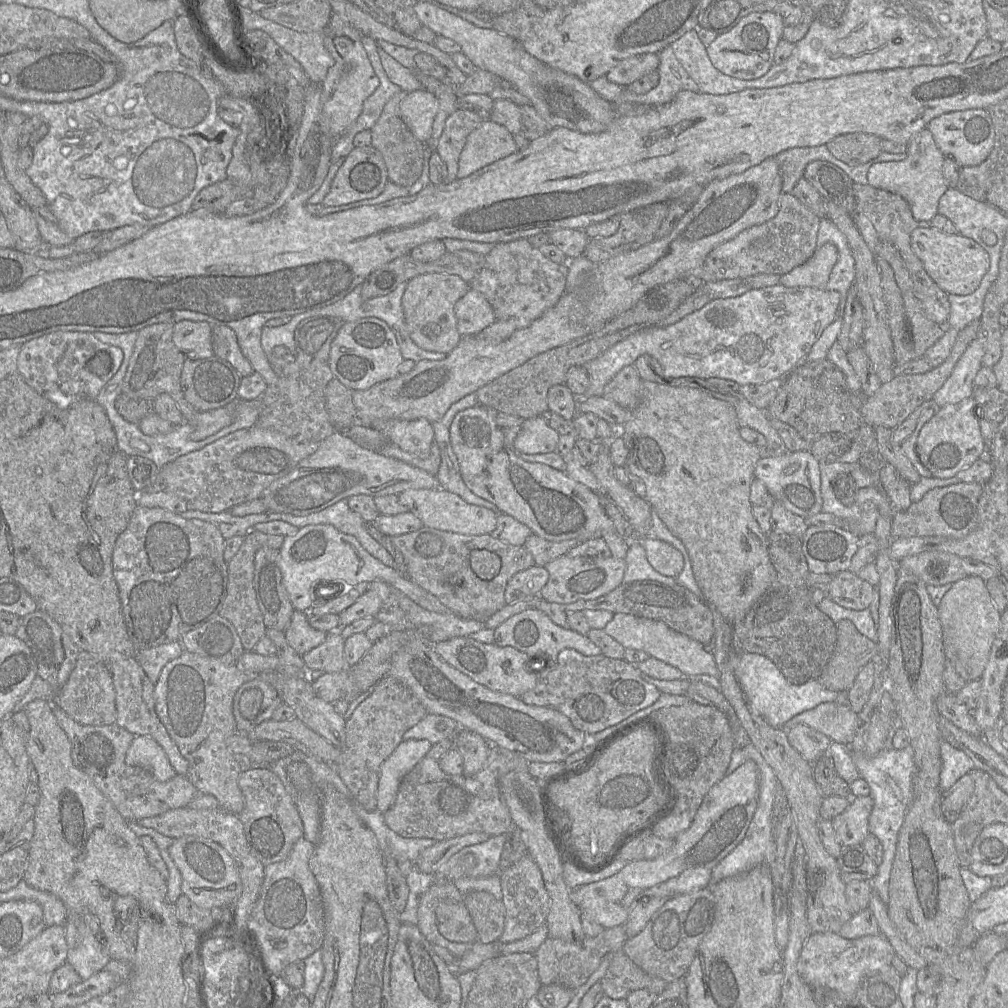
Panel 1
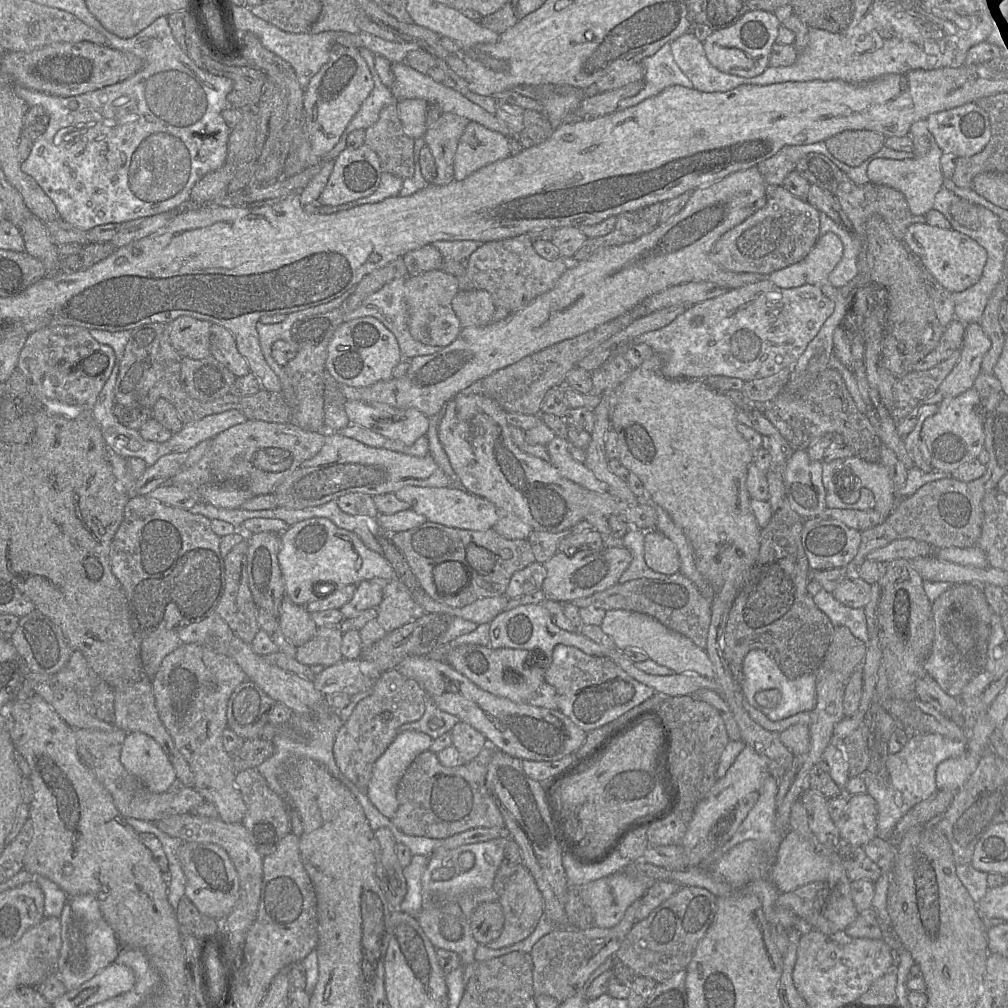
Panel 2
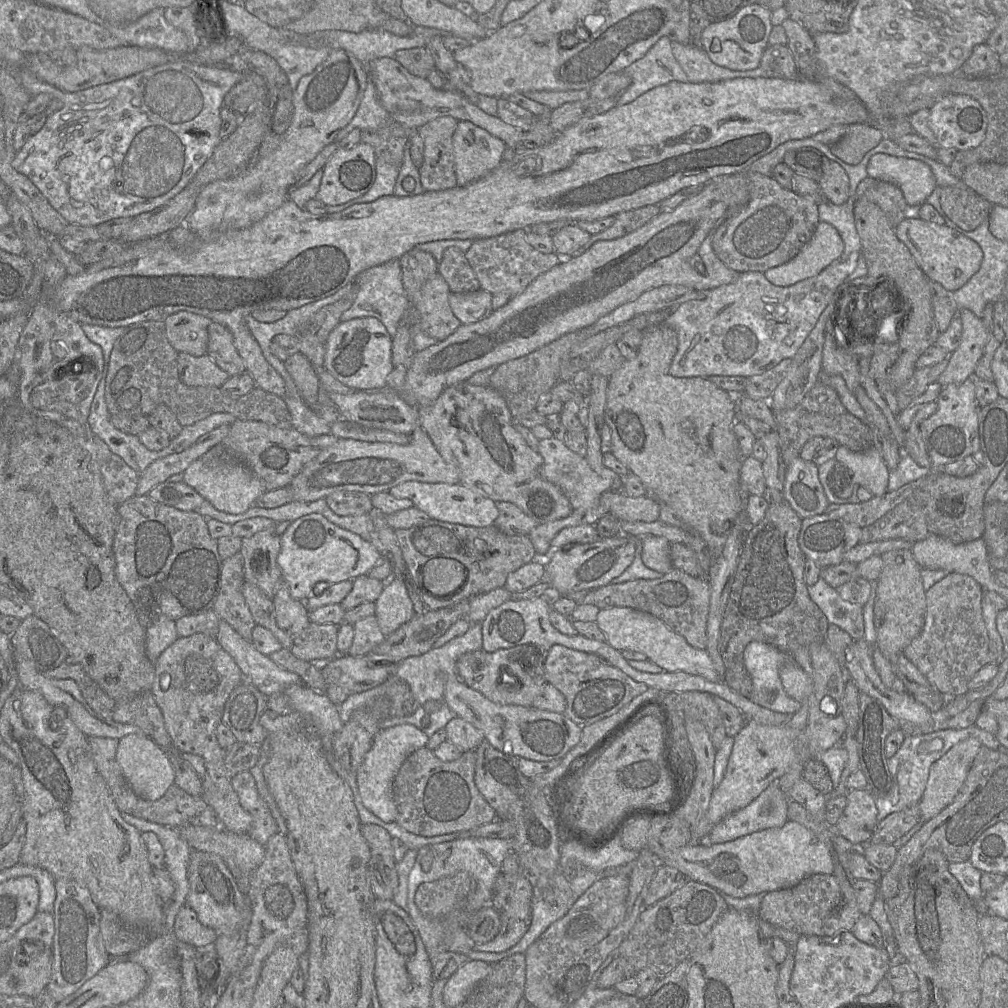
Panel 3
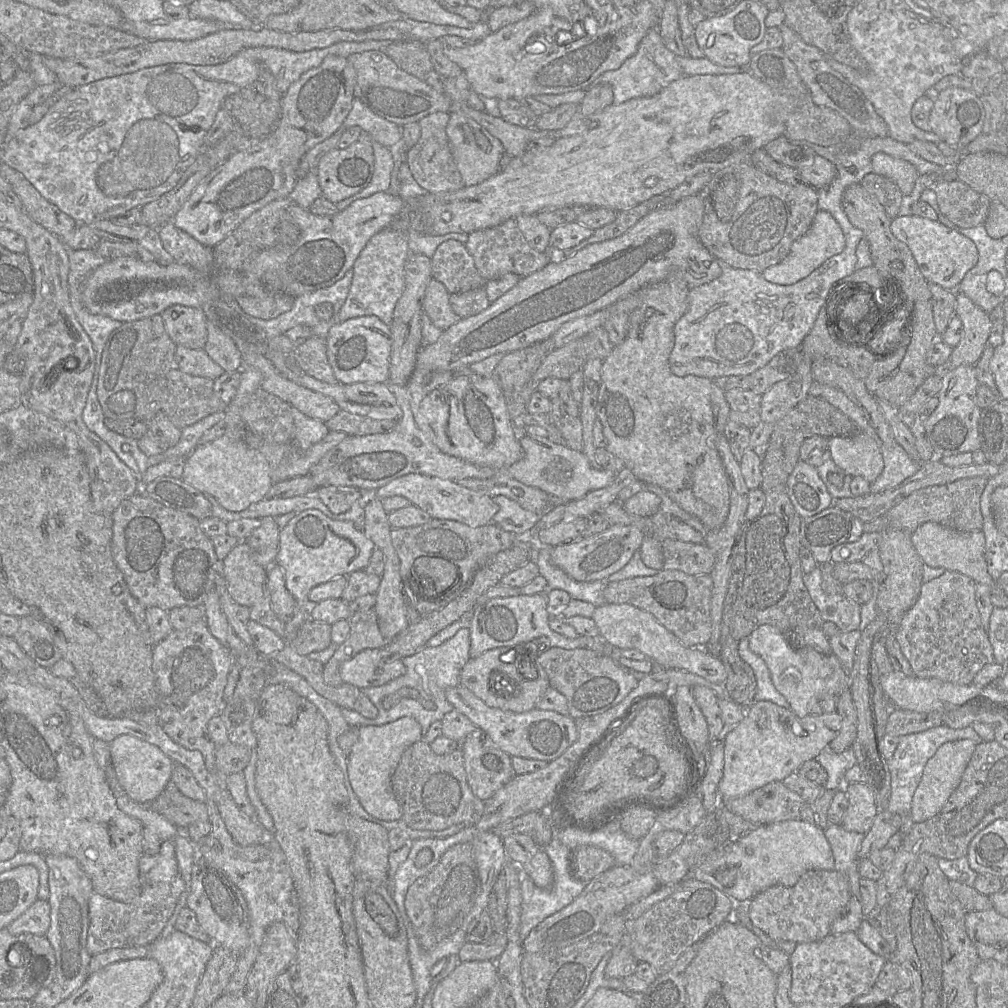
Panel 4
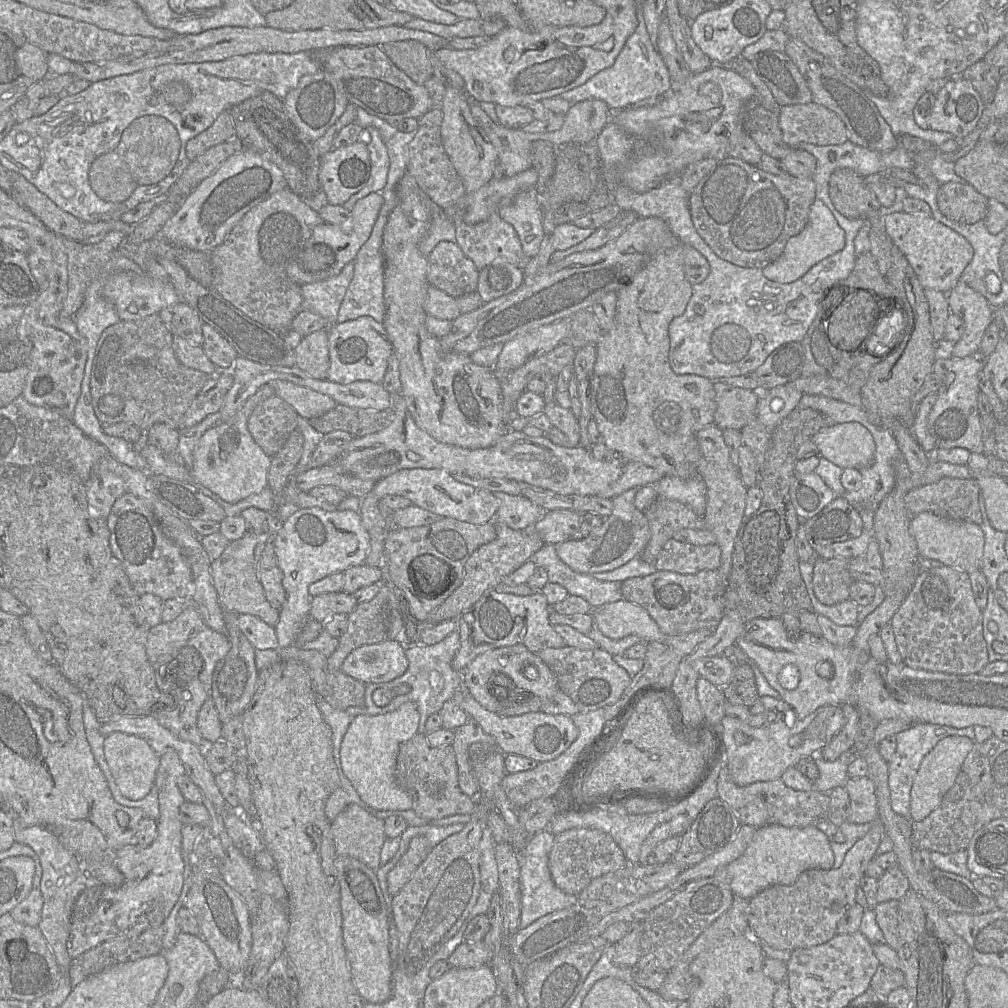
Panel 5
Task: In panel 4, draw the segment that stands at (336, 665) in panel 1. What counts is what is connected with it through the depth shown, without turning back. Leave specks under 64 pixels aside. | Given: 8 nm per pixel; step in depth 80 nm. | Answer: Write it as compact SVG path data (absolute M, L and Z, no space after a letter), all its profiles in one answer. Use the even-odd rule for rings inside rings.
M308 618L288 645L298 654L308 656L326 649L331 643L331 624Z

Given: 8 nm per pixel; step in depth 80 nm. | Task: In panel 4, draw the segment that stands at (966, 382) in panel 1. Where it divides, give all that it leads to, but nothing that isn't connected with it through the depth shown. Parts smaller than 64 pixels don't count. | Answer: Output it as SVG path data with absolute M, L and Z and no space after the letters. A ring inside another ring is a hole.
M956 293L957 315L963 324L963 337L952 350L952 354L943 366L954 369L960 365L975 365L988 345L991 330L989 313L976 305L963 293Z

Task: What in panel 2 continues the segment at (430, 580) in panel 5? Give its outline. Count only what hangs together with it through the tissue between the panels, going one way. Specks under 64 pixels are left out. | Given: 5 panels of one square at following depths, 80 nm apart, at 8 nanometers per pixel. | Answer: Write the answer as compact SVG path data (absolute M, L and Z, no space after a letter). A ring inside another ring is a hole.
M445 561L433 569L433 580L441 595L457 595L469 584L469 575L458 561Z

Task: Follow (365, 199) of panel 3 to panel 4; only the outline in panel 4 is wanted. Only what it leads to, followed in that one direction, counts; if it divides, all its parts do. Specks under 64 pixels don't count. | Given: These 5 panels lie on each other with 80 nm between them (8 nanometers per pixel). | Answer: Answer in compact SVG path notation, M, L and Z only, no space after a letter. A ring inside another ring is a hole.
M373 141L371 145L374 152L374 172L371 182L360 192L337 203L338 211L343 211L353 202L368 198L377 192L388 192L394 166L392 154L387 147L381 145L377 141Z

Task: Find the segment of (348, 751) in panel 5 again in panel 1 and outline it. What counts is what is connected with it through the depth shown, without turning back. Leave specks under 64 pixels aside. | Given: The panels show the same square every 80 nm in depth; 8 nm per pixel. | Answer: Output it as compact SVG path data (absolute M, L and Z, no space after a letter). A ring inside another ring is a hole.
M404 739L381 764L377 810L384 813L395 803L403 778L427 755L431 746L428 740Z

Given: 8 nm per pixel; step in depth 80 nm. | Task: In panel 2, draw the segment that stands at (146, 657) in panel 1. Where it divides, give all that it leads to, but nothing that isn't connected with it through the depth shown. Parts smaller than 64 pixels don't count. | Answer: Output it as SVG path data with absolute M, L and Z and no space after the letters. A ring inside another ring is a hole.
M174 629L159 630L144 638L141 641L140 656L146 675L152 679L163 659L181 644L178 632Z

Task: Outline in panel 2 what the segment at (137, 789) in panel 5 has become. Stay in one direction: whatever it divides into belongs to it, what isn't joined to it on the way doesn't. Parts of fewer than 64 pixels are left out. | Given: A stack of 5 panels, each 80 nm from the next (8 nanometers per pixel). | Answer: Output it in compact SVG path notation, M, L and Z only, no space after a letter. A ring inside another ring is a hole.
M142 732L128 733L121 749L120 761L151 792L165 792L177 779L168 756L151 736Z

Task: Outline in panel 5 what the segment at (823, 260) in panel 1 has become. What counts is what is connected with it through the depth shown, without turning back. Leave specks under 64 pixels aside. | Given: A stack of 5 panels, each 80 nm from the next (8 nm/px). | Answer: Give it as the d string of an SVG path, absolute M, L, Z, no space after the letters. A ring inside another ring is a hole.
M816 198L811 205L806 227L788 240L782 254L774 262L762 269L763 275L775 282L792 283L805 275L815 264L841 251L844 247L844 230L825 204Z

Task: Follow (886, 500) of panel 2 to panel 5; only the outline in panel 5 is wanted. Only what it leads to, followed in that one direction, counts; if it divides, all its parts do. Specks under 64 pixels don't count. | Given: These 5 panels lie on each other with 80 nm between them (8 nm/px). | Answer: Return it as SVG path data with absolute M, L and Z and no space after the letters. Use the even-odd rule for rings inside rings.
M858 422L834 424L820 429L810 438L818 447L820 455L841 468L861 469L875 461L875 441L868 429Z

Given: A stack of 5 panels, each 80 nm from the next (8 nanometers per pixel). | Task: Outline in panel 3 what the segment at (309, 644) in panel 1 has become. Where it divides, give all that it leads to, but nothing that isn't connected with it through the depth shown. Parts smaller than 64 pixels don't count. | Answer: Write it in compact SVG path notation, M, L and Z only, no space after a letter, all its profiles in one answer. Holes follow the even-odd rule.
M283 577L272 602L277 625L291 636L298 636L310 624L305 601L299 601L291 597Z

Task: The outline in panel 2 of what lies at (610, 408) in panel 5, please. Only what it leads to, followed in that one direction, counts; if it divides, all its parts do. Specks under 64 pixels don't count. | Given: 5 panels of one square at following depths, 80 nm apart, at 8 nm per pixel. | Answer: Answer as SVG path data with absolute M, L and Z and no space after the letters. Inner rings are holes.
M655 353L648 360L644 361L641 366L633 368L628 378L610 395L610 422L611 429L616 432L618 437L618 460L630 472L640 478L647 491L647 499L666 510L674 523L683 531L693 547L695 565L698 571L710 582L715 594L721 592L723 589L732 588L735 588L738 594L747 578L747 573L758 557L760 548L761 528L751 509L751 498L746 486L748 467L753 463L755 451L749 442L737 431L736 424L738 422L736 420L735 405L728 396L702 381L669 379L663 375L662 366L662 358Z

